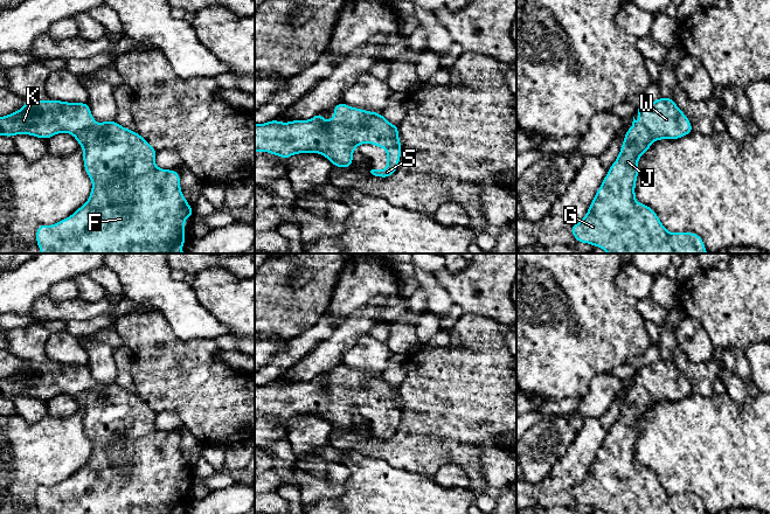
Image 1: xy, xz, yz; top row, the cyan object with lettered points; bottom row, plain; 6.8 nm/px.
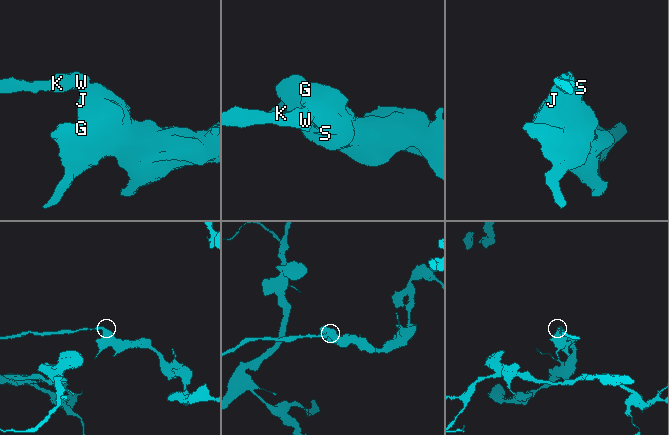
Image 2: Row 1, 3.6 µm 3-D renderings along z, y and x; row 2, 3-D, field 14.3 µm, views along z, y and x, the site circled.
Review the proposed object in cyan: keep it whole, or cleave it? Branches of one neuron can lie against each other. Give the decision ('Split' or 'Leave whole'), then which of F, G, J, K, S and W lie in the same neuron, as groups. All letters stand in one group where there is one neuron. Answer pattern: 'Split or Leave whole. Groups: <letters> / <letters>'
Leave whole. Groups: F G J K S W

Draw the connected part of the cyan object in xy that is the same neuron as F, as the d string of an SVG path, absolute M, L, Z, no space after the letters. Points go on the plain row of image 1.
M25 361L22 370L0 378L0 397L30 396L41 401L61 394L76 400L84 411L84 431L92 444L88 463L69 479L53 486L36 489L36 505L41 514L185 514L180 508L185 501L185 481L194 471L188 466L180 449L180 436L155 428L158 415L139 395L119 387L116 382L95 386L89 364L69 364L56 361Z

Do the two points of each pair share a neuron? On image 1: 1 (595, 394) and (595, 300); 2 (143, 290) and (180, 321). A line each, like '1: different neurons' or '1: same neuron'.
1: different neurons
2: same neuron

